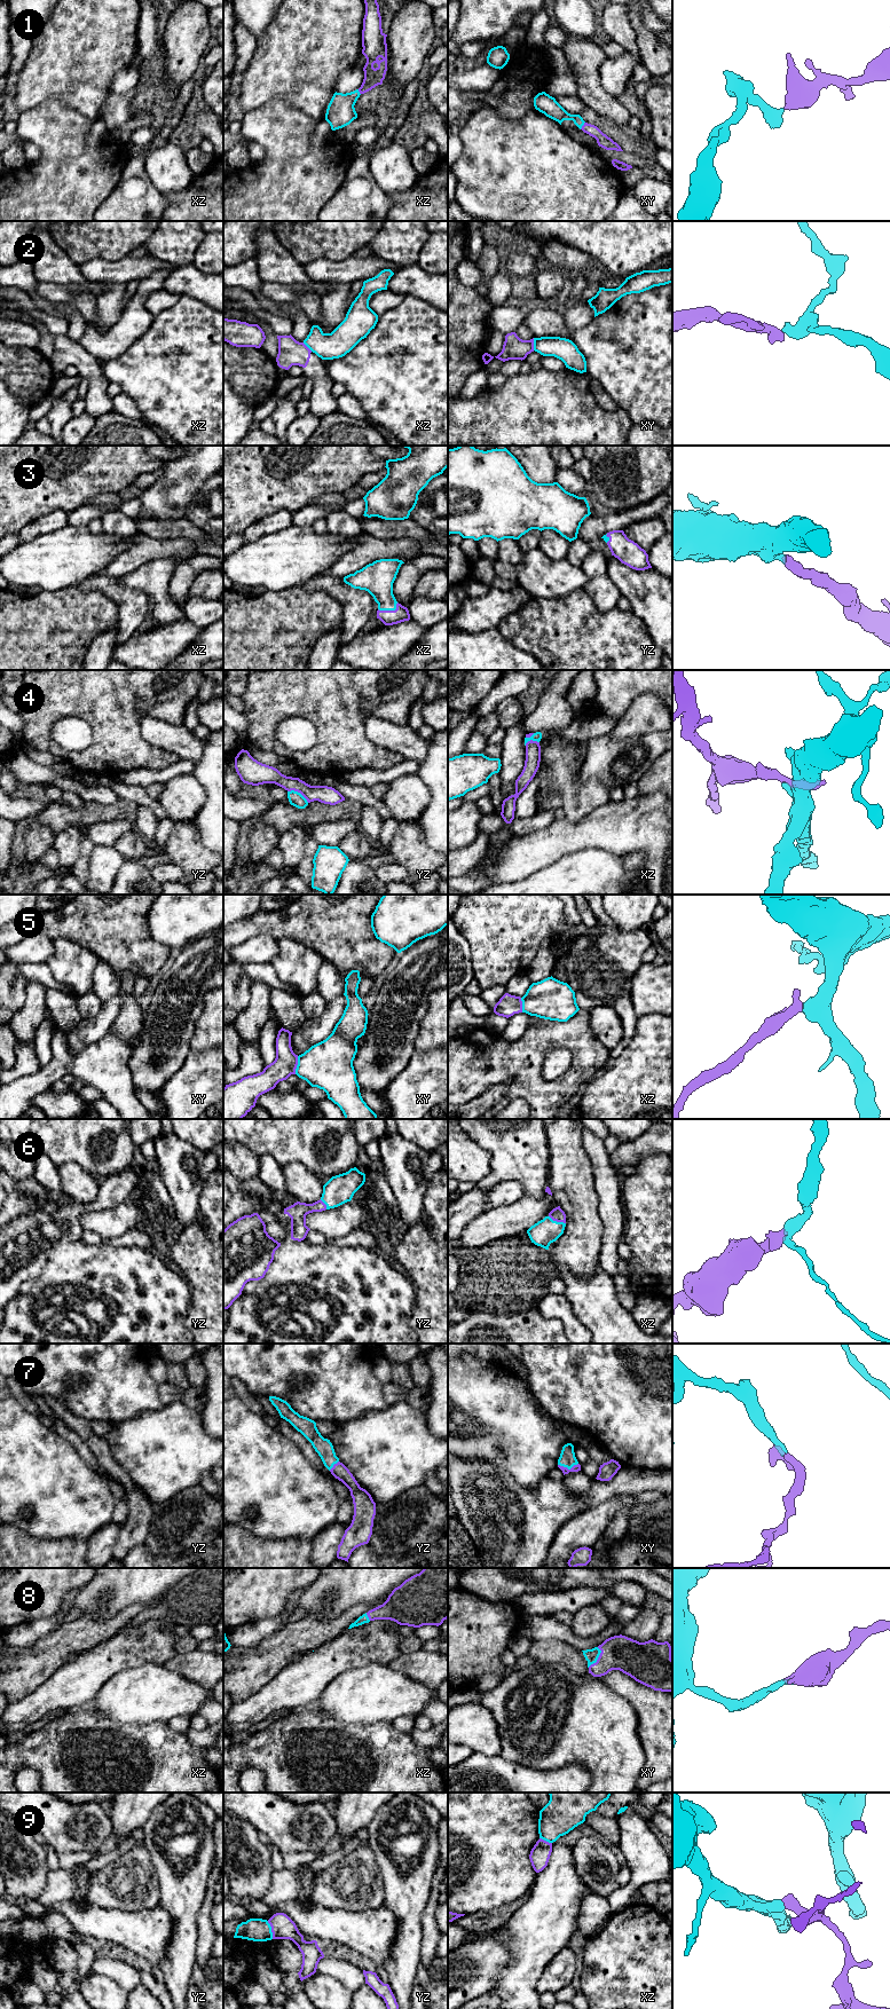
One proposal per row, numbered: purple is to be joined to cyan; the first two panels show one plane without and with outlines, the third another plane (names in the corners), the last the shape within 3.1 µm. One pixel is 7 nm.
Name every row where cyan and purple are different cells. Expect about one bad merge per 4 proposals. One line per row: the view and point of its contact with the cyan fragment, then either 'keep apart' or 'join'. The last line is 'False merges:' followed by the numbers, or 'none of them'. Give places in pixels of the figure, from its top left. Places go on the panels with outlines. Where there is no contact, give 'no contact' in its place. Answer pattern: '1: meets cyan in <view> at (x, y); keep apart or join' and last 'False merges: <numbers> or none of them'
1: meets cyan in xy at (583, 124); join
2: meets cyan in xy at (534, 344); keep apart
3: meets cyan in xz at (390, 609); join
4: meets cyan in xz at (532, 739); keep apart
5: meets cyan in xy at (297, 1065); join
6: meets cyan in xz at (556, 1221); join
7: meets cyan in xy at (567, 1467); join
8: meets cyan in xy at (597, 1659); join
9: meets cyan in yz at (270, 1930); join
False merges: 2, 4

